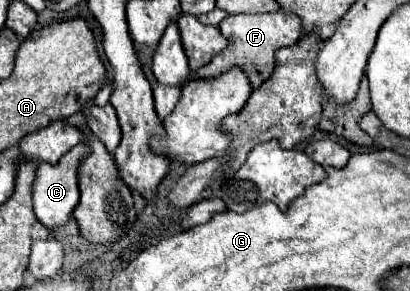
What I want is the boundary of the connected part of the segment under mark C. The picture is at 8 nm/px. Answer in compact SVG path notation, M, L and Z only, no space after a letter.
M81 141L79 145L75 145L75 149L71 149L69 153L63 155L63 159L59 161L59 165L47 165L47 161L39 163L37 169L37 179L33 183L33 207L35 207L35 215L37 219L49 227L55 229L63 223L67 223L71 211L75 209L77 201L79 201L79 187L77 187L77 171L79 171L79 163L89 155L89 143Z

